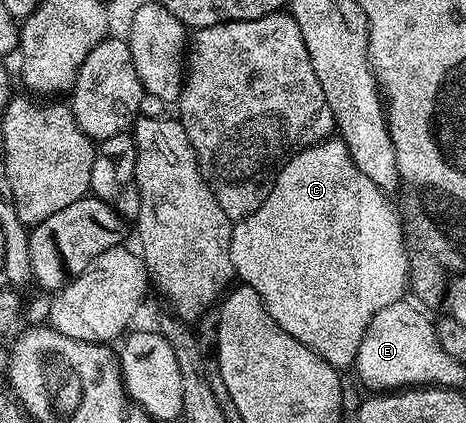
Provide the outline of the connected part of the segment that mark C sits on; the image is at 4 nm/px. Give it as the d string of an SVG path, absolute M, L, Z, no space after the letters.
M327 138L320 144L311 144L309 148L301 149L285 166L281 172L274 177L268 198L250 216L245 216L242 220L234 224L232 234L232 266L234 275L241 283L247 284L264 302L268 314L284 329L292 338L296 338L304 346L308 346L320 358L324 358L334 368L345 370L353 365L358 358L360 342L366 333L366 327L372 322L372 318L384 306L392 306L392 302L403 299L407 295L410 282L410 254L406 242L404 231L404 220L398 217L396 209L390 205L391 197L382 192L368 174L360 174L356 162L352 162L352 154L348 146L340 138Z

